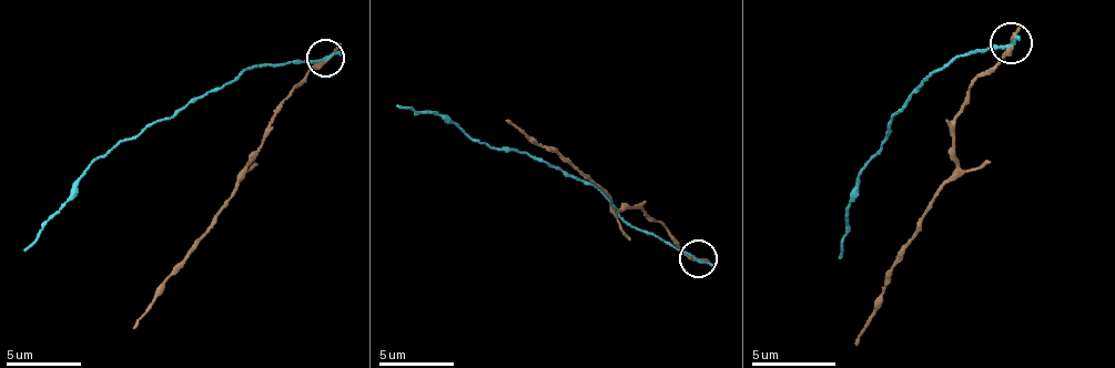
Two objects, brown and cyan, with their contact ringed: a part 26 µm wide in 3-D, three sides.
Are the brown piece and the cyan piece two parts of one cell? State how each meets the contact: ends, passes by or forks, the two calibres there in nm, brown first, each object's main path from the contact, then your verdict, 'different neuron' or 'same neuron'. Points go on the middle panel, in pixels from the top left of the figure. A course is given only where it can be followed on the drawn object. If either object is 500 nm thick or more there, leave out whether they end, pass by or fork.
brown passes by; cyan passes by; 280 nm thick on the brown side, 160 nm on the other; brown runs (697, 257), (645, 210), (618, 210), (569, 161), (506, 120); cyan runs (697, 257), (634, 227), (596, 186), (521, 153), (492, 150), (450, 120), (397, 104); same neuron

